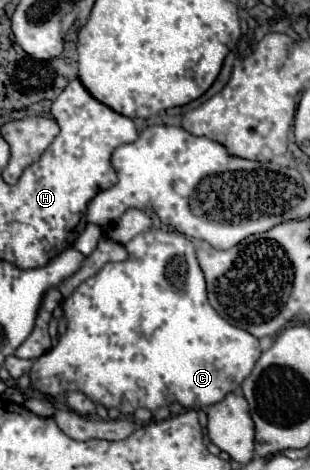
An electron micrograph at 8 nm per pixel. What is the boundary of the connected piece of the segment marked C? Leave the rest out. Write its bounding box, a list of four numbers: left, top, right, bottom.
[28,229,262,415]

